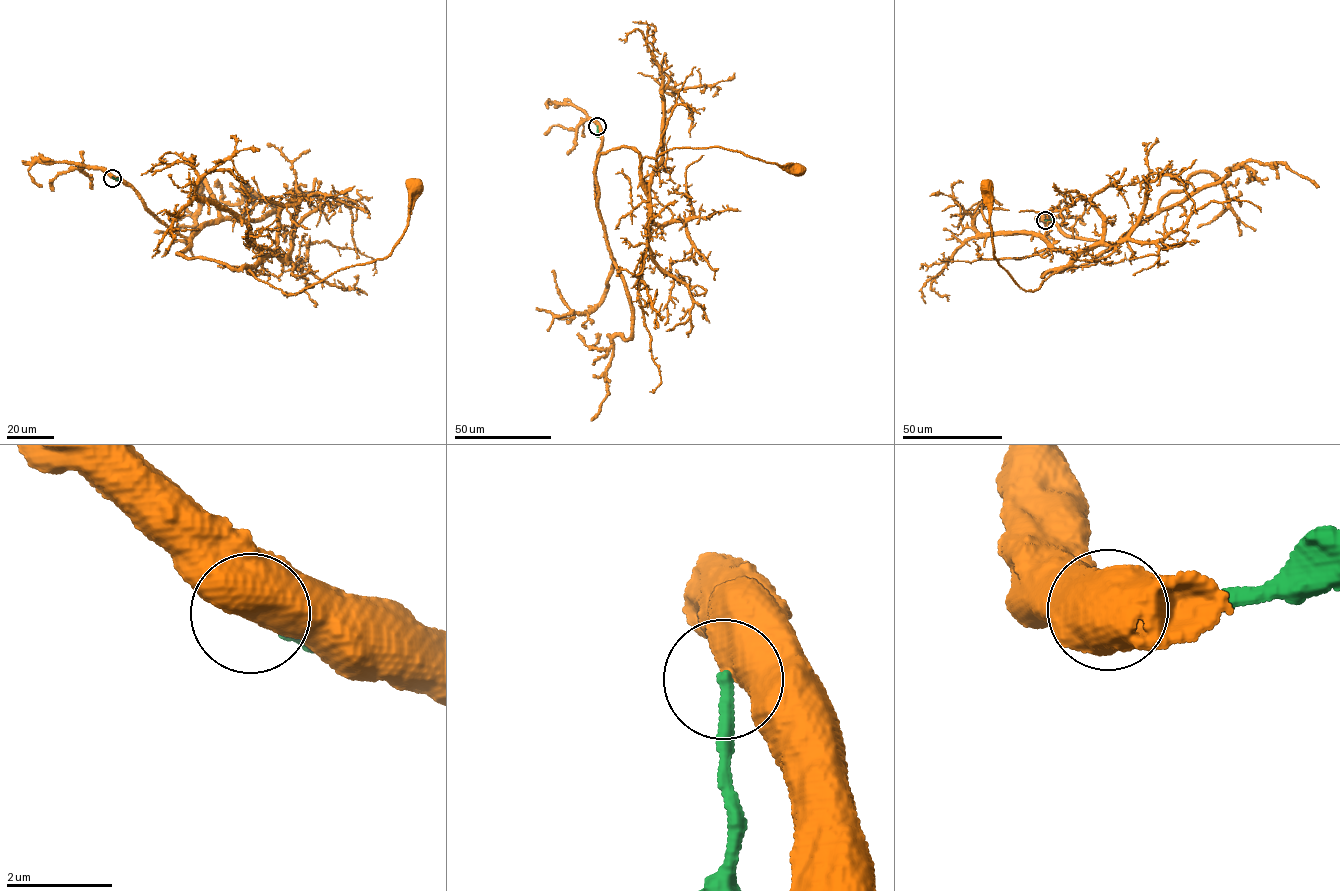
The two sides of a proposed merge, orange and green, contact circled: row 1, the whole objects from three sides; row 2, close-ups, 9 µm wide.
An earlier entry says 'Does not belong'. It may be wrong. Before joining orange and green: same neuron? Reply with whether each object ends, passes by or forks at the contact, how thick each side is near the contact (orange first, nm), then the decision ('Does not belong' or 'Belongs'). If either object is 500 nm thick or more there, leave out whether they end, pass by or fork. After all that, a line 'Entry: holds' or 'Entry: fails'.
Thickness 750 nm (orange) against 260 nm. Does not belong
Entry: holds

